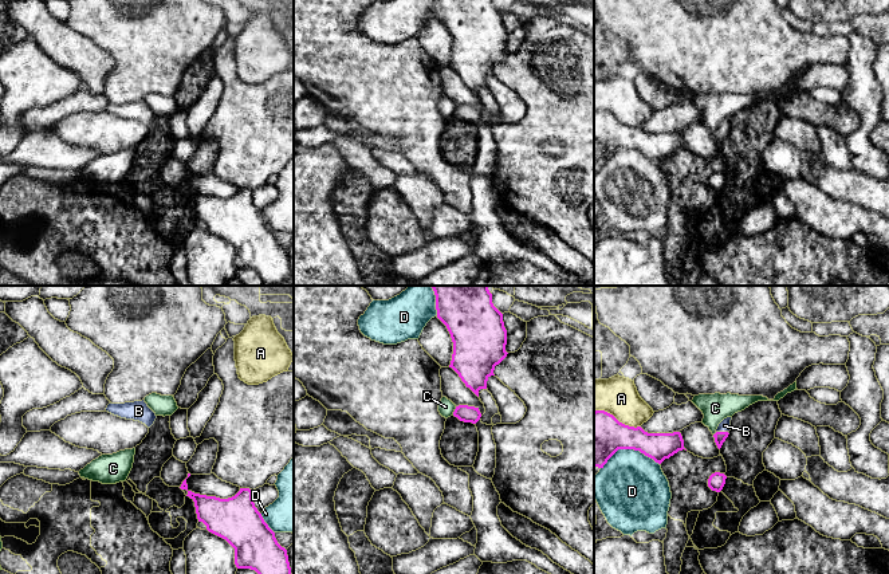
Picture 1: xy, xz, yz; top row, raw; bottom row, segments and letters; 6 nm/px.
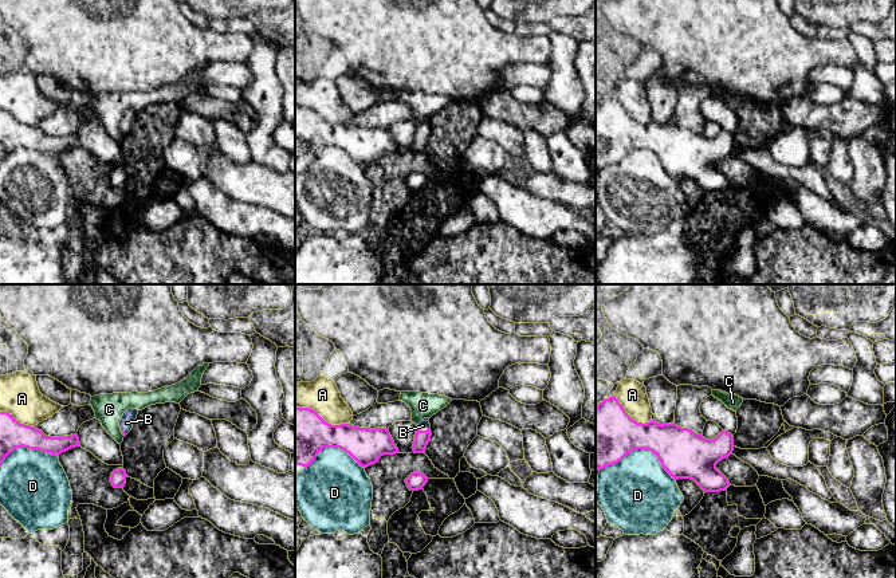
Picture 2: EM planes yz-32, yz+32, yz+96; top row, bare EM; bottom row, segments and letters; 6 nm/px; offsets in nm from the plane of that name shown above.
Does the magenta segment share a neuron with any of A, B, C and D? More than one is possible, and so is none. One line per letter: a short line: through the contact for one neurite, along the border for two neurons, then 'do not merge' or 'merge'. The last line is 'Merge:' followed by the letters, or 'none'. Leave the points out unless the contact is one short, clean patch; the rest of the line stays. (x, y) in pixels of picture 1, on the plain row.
A: do not merge
B: line yz (720, 137), (723, 132), (724, 125); merge
C: do not merge
D: do not merge
Merge: B

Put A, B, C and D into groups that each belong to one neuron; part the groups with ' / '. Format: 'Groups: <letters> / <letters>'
Groups: A / B / C / D

